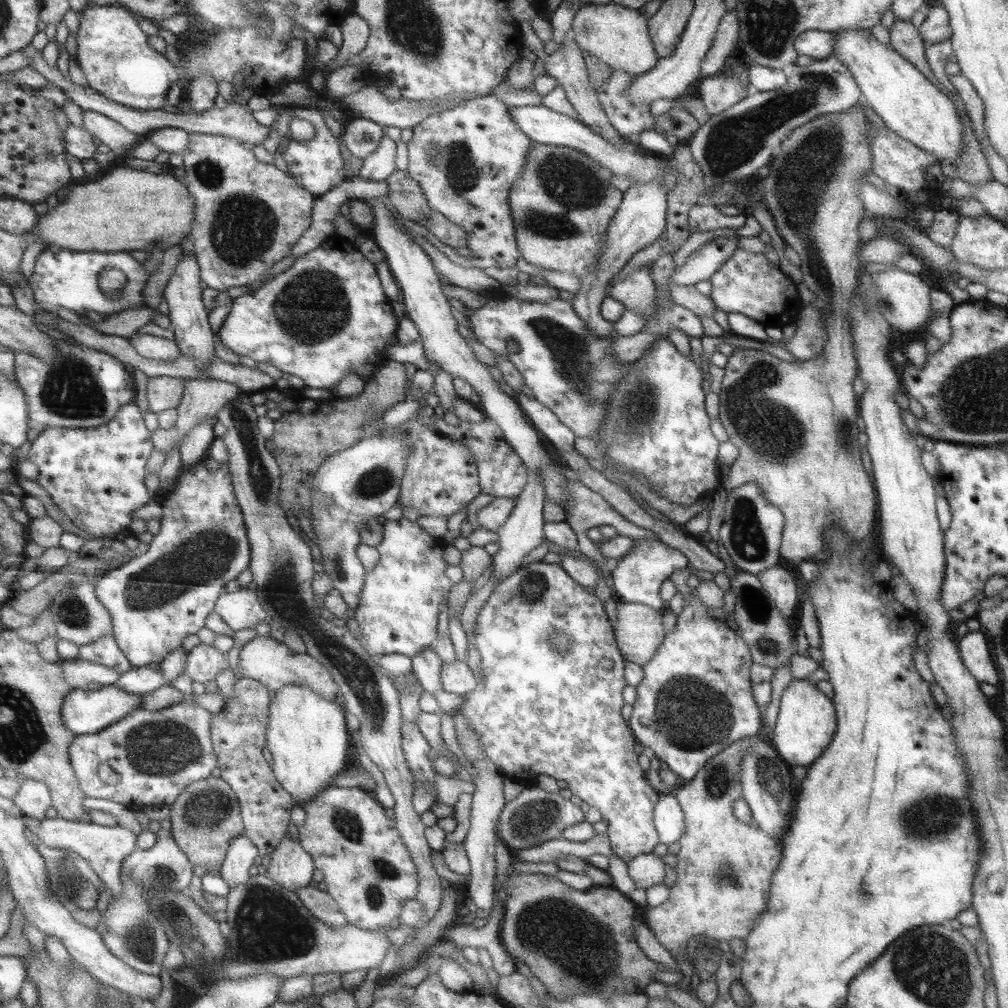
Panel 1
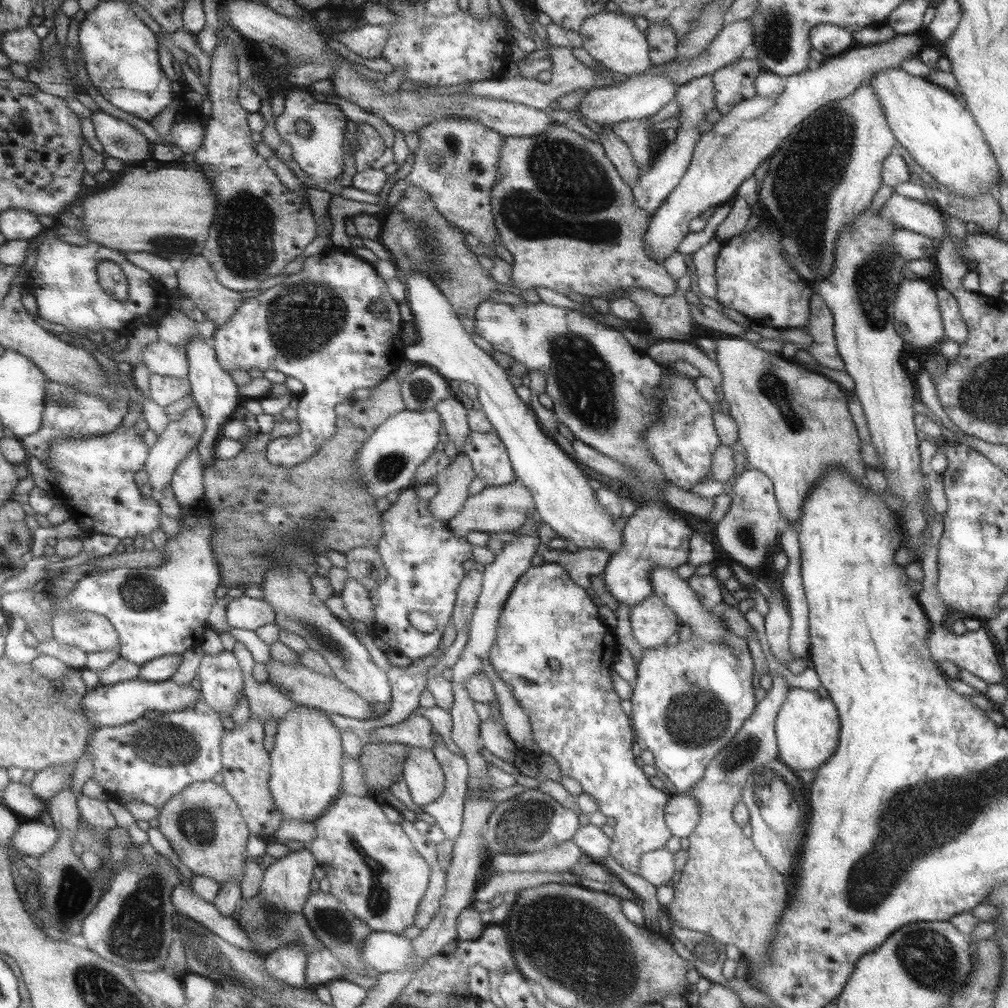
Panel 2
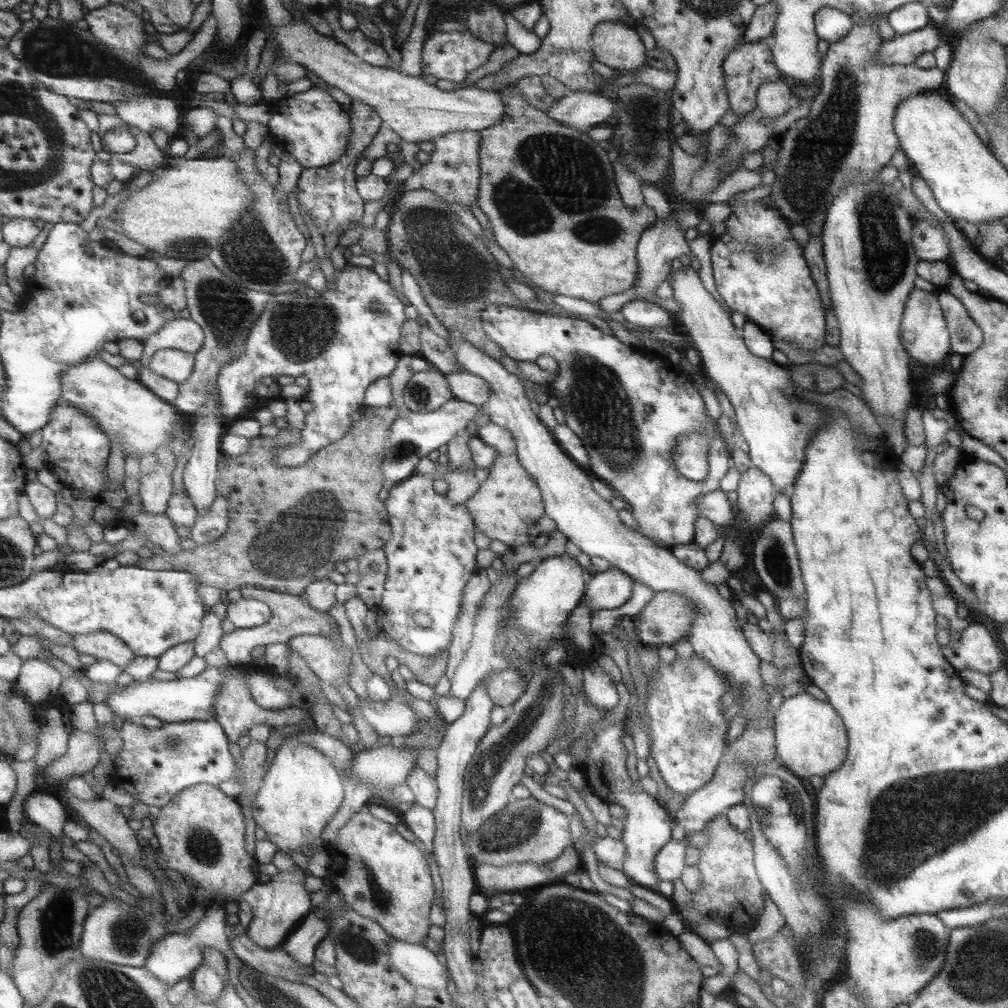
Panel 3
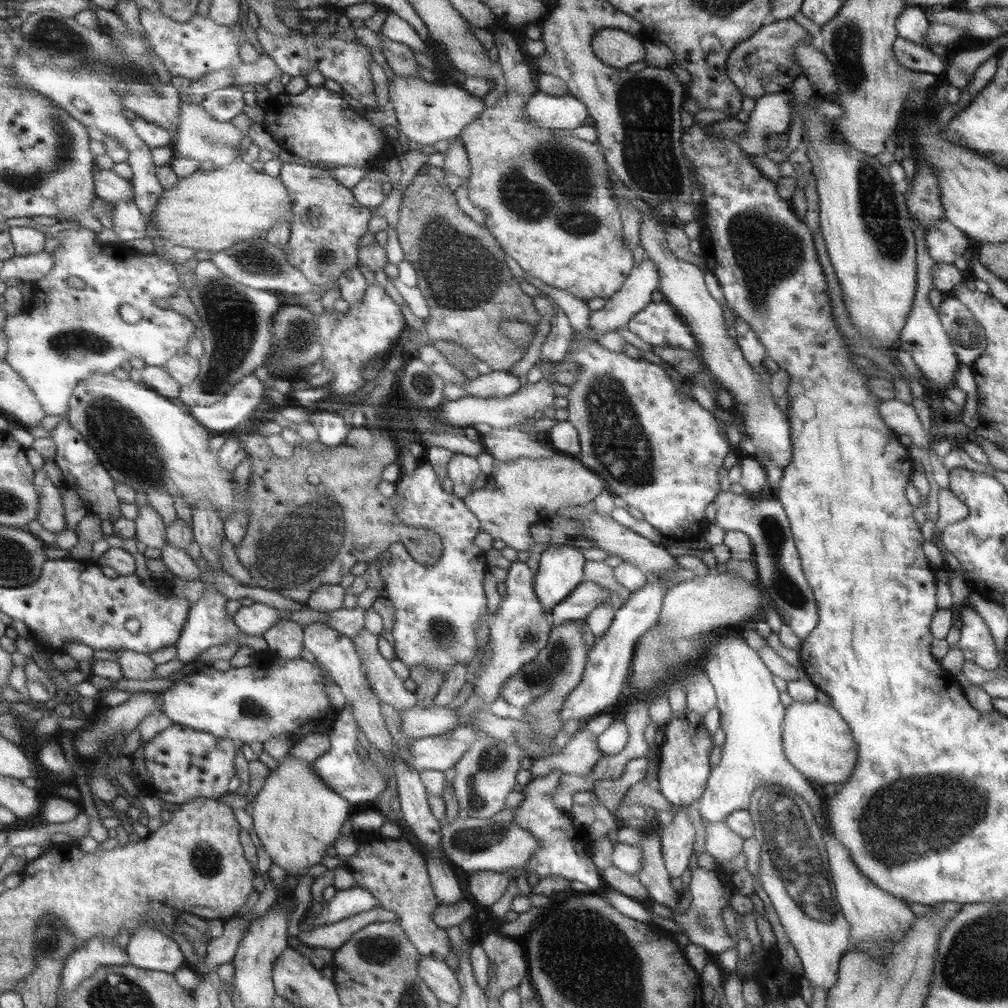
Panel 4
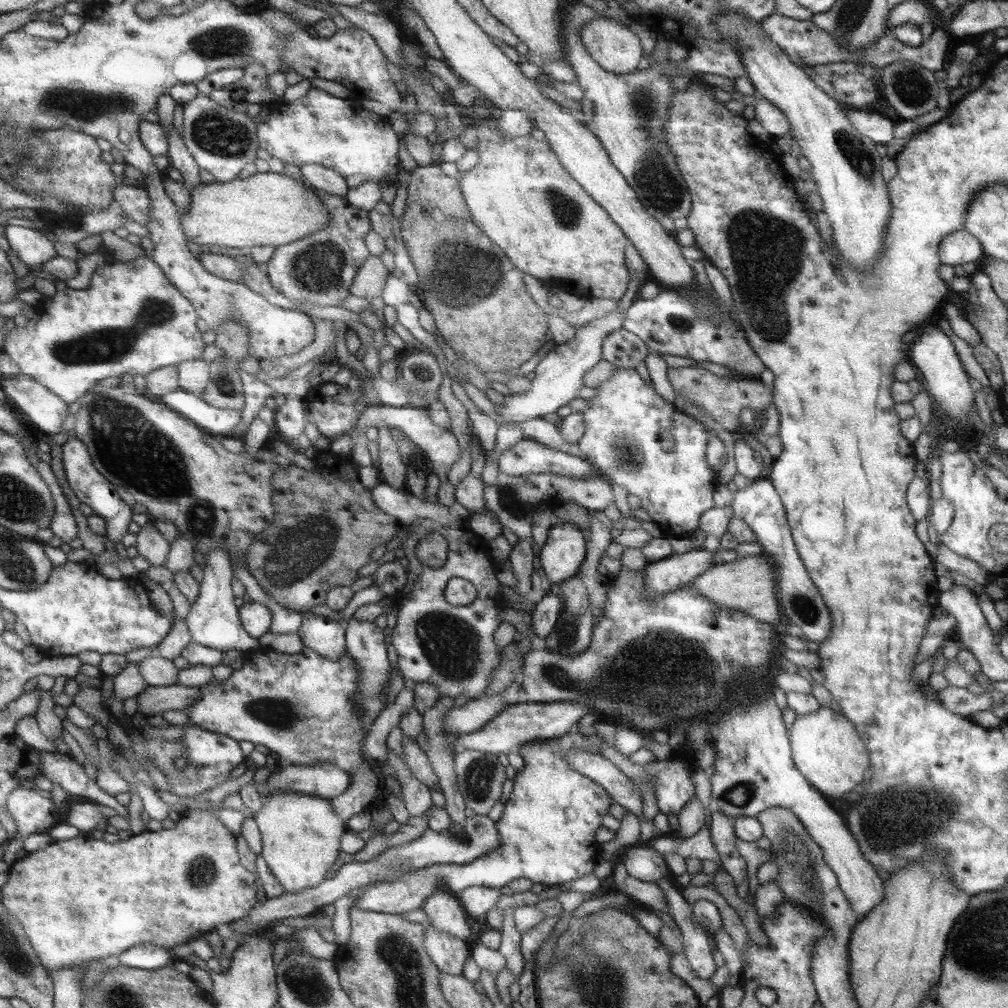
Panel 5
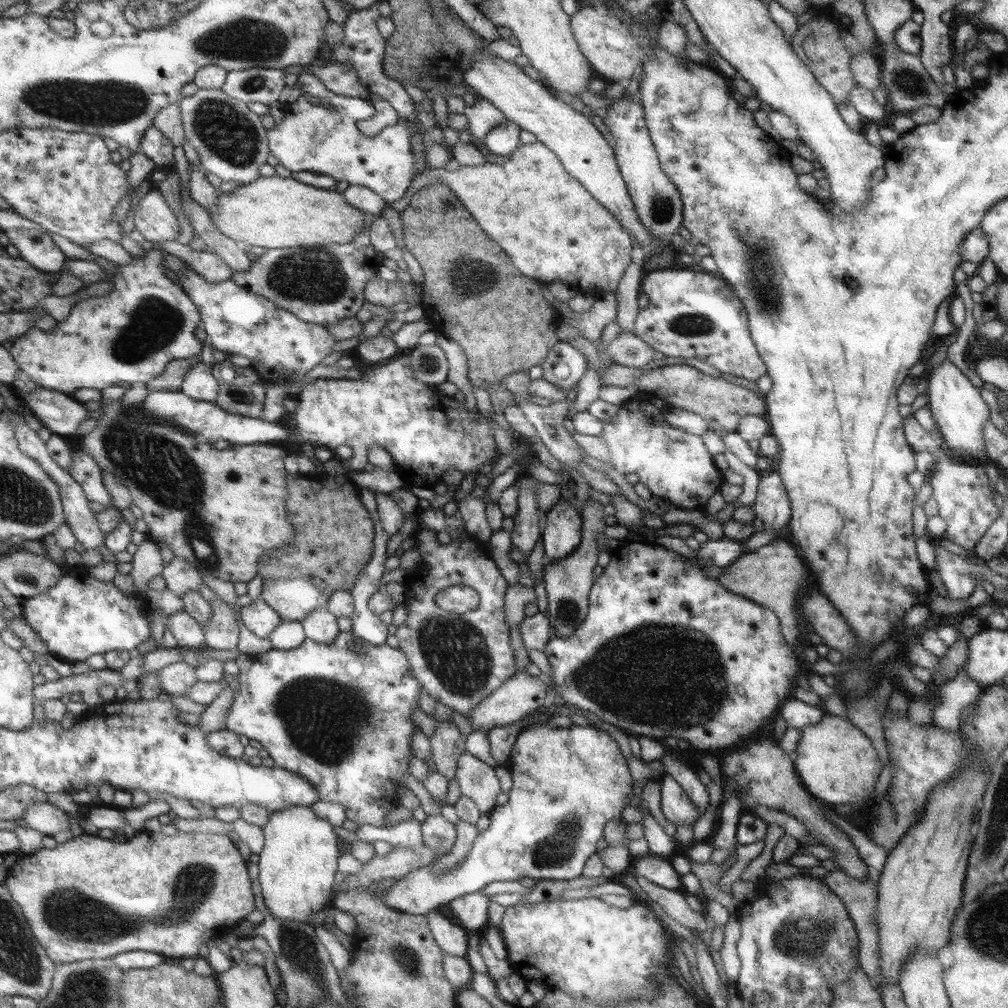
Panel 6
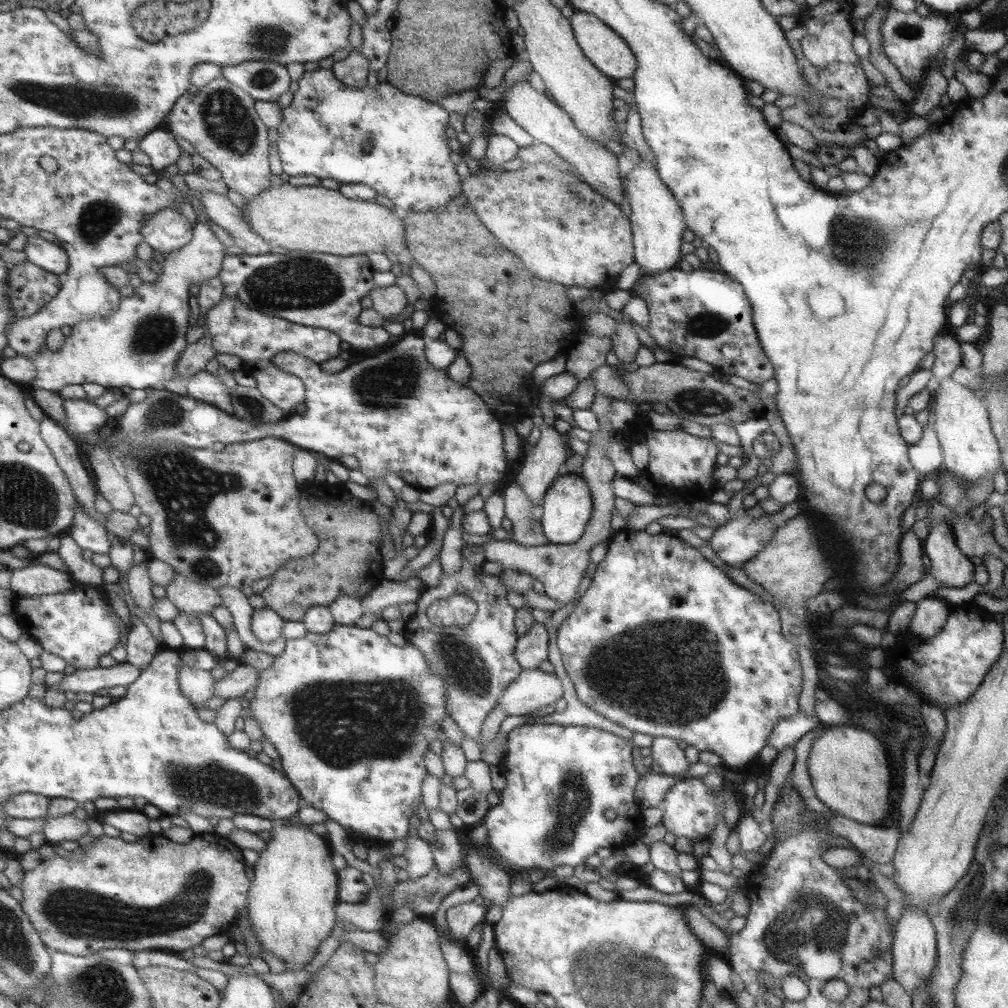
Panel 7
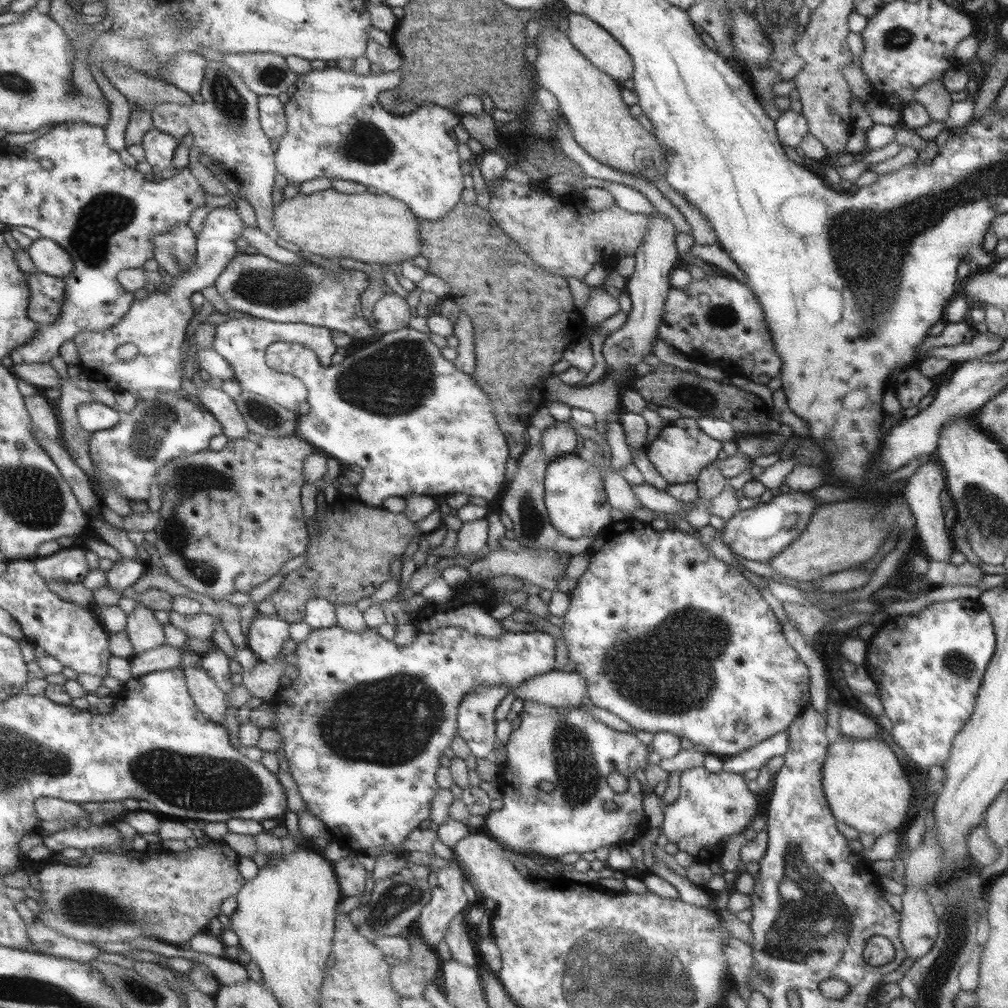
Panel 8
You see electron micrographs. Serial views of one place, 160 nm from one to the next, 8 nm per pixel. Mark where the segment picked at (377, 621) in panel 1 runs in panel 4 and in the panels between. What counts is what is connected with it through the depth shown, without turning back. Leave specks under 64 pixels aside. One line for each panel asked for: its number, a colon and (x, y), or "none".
2: (422, 556)
3: (430, 554)
4: (435, 608)

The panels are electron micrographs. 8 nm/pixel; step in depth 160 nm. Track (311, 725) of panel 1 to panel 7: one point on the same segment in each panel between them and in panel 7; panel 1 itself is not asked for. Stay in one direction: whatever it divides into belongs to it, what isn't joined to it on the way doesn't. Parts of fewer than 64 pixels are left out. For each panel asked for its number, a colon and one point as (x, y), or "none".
2: (305, 762)
3: (301, 790)
4: (295, 815)
5: (300, 834)
6: (297, 864)
7: (290, 902)

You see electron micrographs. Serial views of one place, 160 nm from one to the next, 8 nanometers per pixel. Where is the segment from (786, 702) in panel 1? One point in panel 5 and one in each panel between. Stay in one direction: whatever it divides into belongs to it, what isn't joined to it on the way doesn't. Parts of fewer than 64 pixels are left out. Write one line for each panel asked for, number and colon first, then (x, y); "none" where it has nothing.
2: (806, 728)
3: (810, 739)
4: (816, 741)
5: (825, 748)

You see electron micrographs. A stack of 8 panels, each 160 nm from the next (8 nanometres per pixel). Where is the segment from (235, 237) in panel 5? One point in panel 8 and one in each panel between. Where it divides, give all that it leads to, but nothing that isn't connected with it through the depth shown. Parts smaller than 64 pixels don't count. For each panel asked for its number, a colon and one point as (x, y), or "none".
6: (270, 213)
7: (310, 219)
8: (375, 228)

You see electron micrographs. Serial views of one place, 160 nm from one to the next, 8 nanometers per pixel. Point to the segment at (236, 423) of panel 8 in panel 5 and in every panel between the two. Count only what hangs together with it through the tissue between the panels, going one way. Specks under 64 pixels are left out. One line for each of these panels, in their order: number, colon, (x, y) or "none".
5: (193, 374)
6: (198, 383)
7: (202, 386)

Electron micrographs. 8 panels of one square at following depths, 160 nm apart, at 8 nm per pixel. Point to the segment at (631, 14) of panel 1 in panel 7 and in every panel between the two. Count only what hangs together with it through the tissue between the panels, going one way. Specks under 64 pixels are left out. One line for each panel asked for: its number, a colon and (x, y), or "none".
2: (612, 40)
3: (617, 45)
4: (616, 48)
5: (616, 49)
6: (612, 51)
7: (607, 51)

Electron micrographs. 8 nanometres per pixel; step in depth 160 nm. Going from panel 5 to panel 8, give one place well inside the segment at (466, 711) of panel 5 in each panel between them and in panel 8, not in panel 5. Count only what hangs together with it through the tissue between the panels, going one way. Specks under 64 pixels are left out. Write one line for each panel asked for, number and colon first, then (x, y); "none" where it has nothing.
6: (521, 694)
7: (532, 689)
8: (554, 688)

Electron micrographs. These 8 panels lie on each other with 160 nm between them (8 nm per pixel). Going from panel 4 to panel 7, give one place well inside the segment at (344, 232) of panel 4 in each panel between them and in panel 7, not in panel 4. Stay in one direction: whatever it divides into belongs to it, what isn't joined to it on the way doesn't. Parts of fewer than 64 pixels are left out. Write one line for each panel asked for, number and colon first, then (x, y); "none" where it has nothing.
5: (319, 268)
6: (320, 285)
7: (321, 290)

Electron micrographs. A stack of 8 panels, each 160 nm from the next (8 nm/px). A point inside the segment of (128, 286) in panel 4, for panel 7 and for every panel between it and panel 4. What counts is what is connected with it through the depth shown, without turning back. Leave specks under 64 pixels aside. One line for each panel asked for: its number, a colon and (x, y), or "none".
5: (129, 320)
6: (128, 335)
7: (137, 346)

